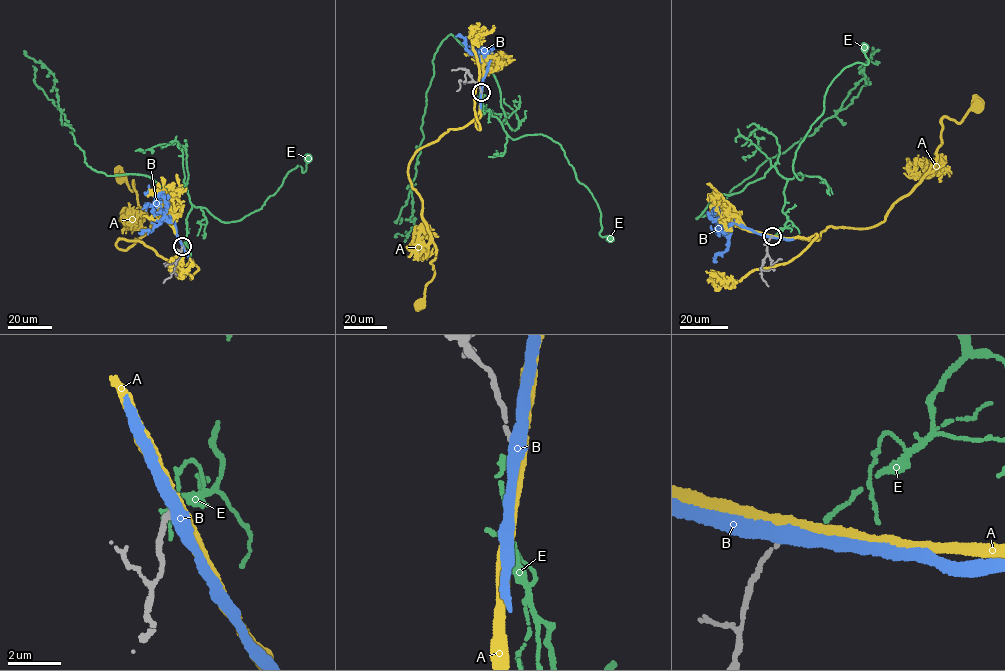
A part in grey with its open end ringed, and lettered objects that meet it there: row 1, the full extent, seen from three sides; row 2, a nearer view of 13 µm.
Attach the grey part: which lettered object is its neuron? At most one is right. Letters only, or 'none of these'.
E

